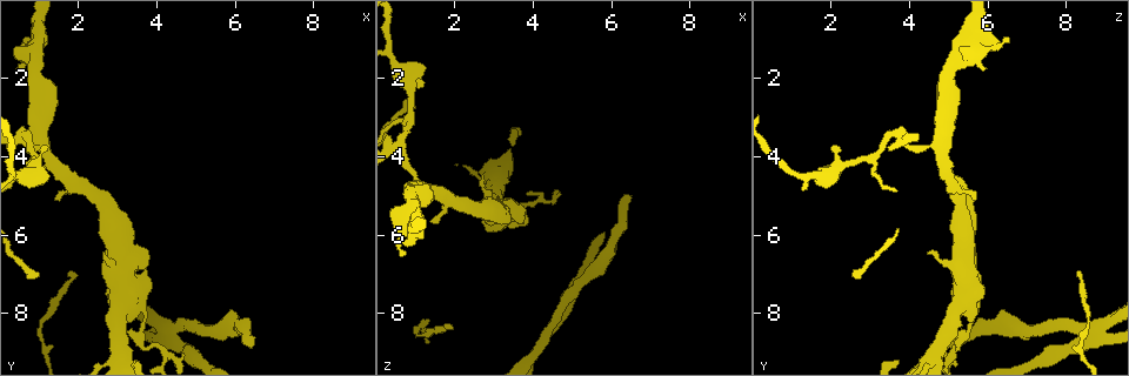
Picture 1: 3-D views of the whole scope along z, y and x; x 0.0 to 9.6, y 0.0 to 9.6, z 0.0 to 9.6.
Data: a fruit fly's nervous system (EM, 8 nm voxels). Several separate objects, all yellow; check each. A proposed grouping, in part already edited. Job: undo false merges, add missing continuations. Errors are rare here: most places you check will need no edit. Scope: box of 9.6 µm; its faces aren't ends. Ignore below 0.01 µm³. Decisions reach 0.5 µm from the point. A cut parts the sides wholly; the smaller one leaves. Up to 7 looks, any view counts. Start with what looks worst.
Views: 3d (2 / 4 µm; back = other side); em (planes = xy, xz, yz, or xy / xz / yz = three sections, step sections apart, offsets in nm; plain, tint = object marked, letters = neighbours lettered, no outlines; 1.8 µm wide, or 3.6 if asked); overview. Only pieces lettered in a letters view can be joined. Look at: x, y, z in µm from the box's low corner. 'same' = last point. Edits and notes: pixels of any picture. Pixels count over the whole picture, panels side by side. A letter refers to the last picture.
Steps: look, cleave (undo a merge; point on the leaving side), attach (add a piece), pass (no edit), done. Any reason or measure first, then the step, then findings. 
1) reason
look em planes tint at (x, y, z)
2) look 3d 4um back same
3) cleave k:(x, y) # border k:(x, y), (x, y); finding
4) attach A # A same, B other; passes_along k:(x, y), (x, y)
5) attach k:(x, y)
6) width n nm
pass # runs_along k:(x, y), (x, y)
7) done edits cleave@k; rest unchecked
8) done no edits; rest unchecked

look em planes letters at (6.45, 8.60, 5.00)

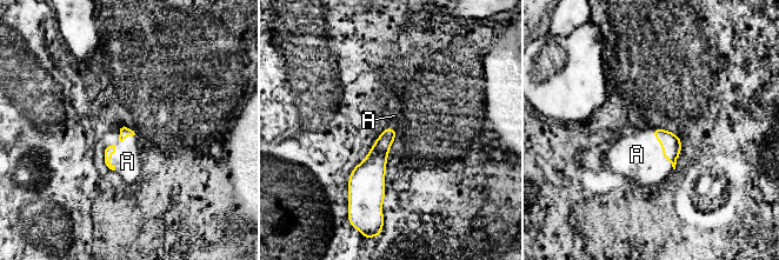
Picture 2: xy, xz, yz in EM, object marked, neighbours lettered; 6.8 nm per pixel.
attach A # A same; it goes on there

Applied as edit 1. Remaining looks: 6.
narrows sharply
look 3d 2um at (0.55, 3.55, 3.80)

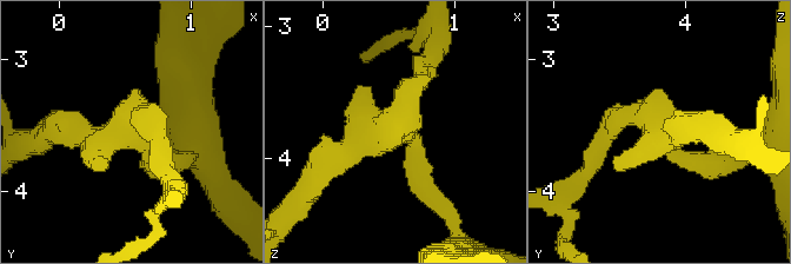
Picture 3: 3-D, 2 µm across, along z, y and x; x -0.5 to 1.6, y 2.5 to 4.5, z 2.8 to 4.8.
now the EM
look em planes plain at (0.60, 3.52, 3.76)

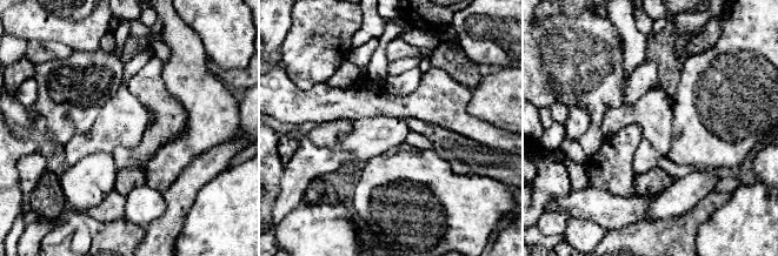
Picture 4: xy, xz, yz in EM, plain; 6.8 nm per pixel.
look em planes letters same

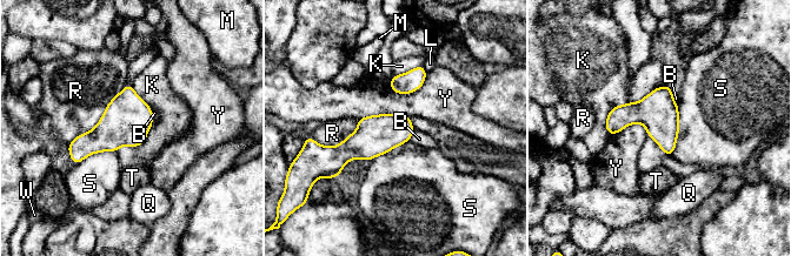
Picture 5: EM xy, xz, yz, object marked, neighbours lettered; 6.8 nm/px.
pass # B other, K other, L other, M other, Q other, R other, S other, T other, W other, Y other; border 5:(153, 123), (139, 146), (117, 152); one neuron here

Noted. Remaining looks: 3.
an open end
look 3d 2um at (1.80, 6.95, 8.25)

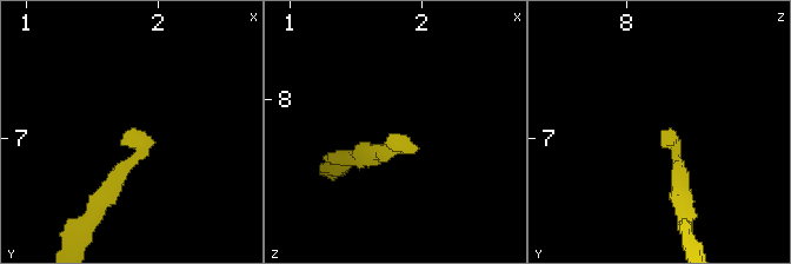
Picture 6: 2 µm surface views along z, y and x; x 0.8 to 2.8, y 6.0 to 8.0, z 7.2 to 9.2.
need the tissue
look em 3.6um planes plain at (1.76, 6.92, 8.28)

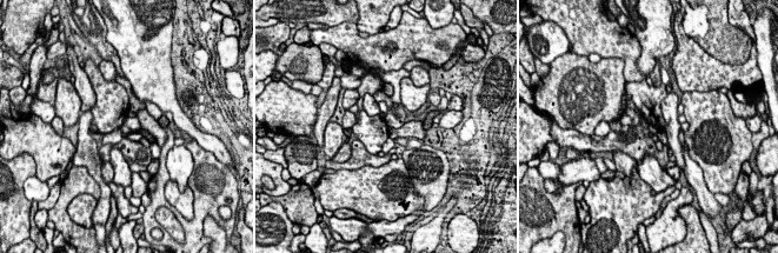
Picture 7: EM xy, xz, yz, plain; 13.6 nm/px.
look em 3.6um planes letters same

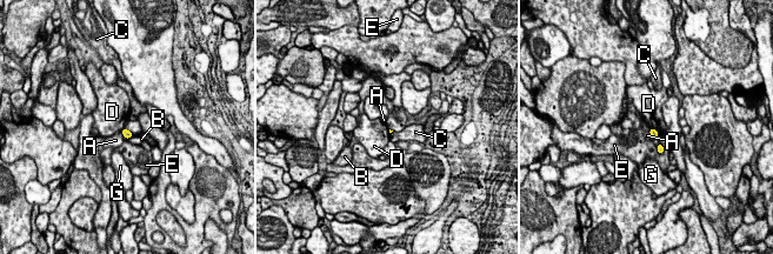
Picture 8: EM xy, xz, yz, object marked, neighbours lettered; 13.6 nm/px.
longest_contact E 180 nm
pass # A other, B other, C other, D other, E other, G other; none of them fits

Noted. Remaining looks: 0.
done edits attach@2; rest unchecked

